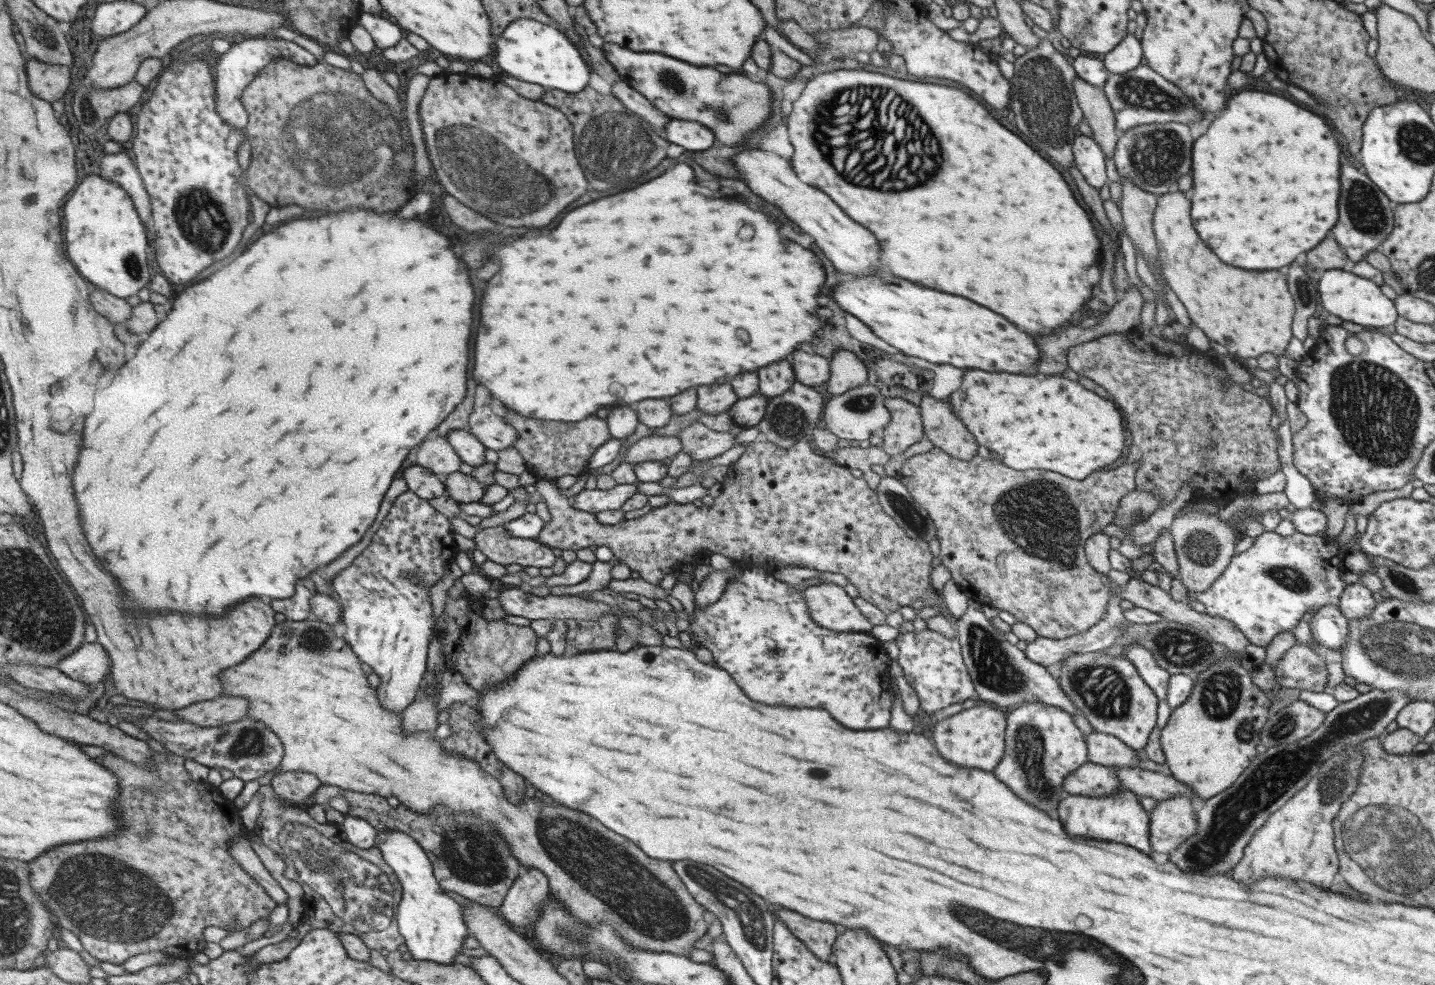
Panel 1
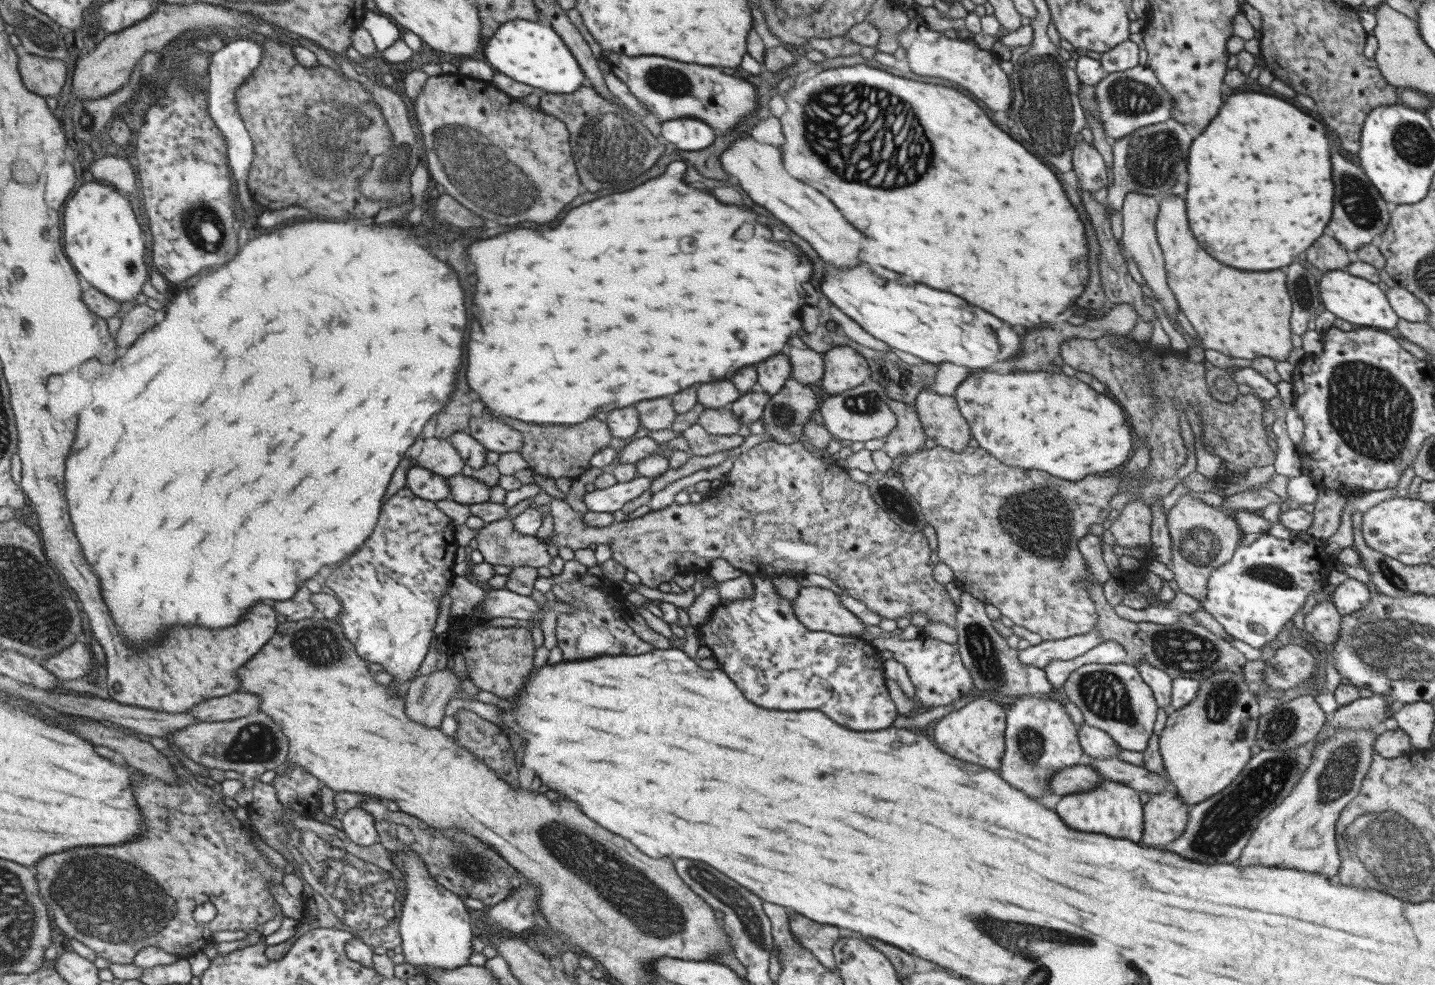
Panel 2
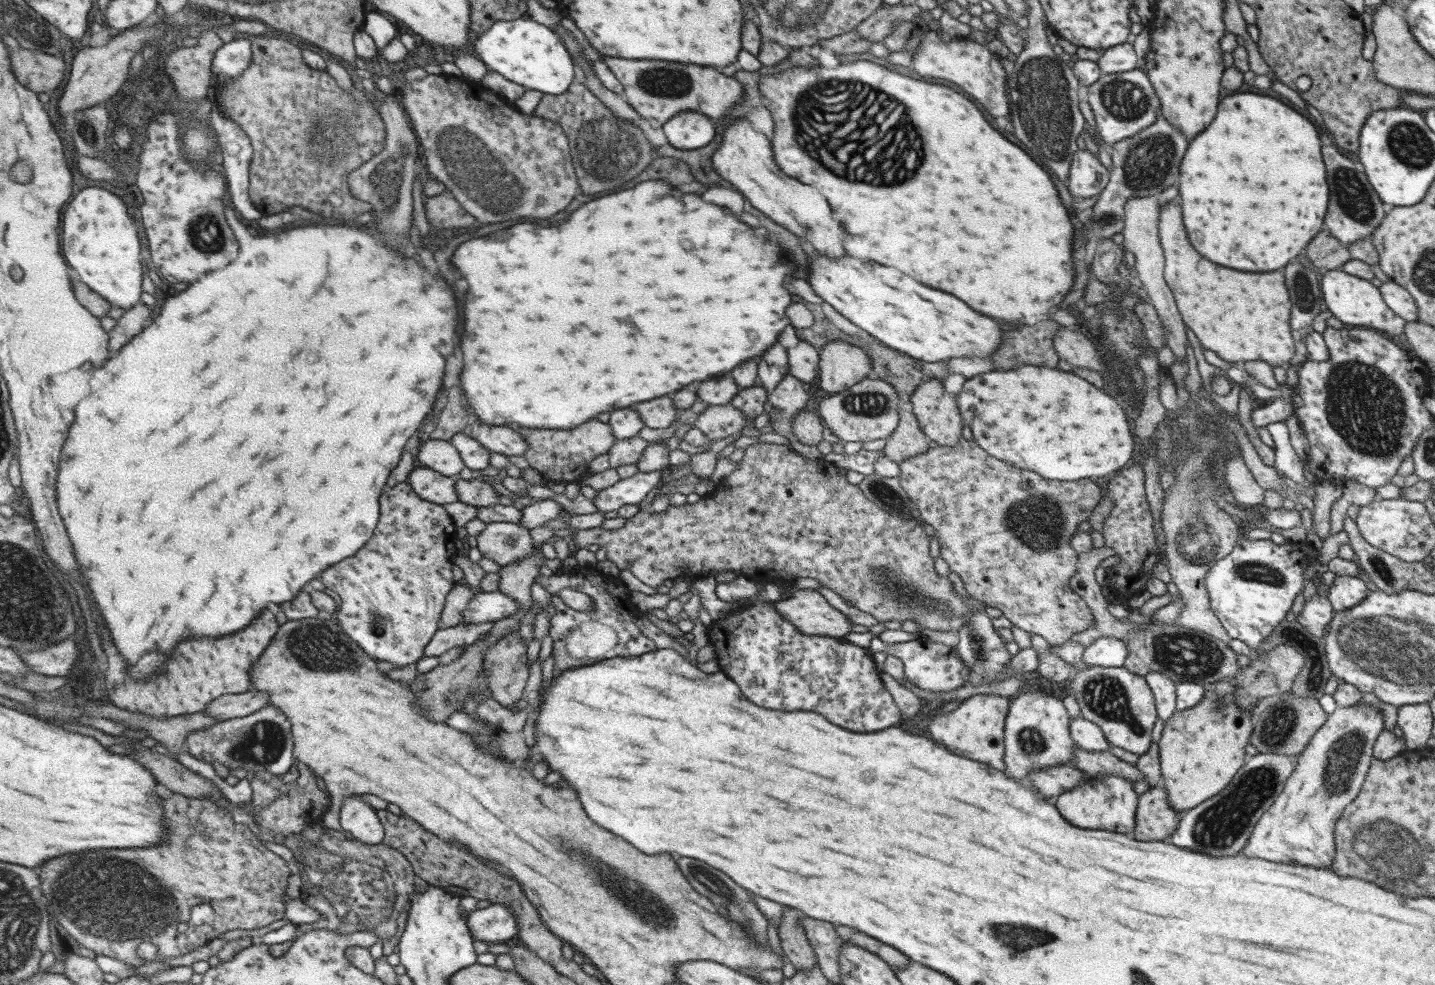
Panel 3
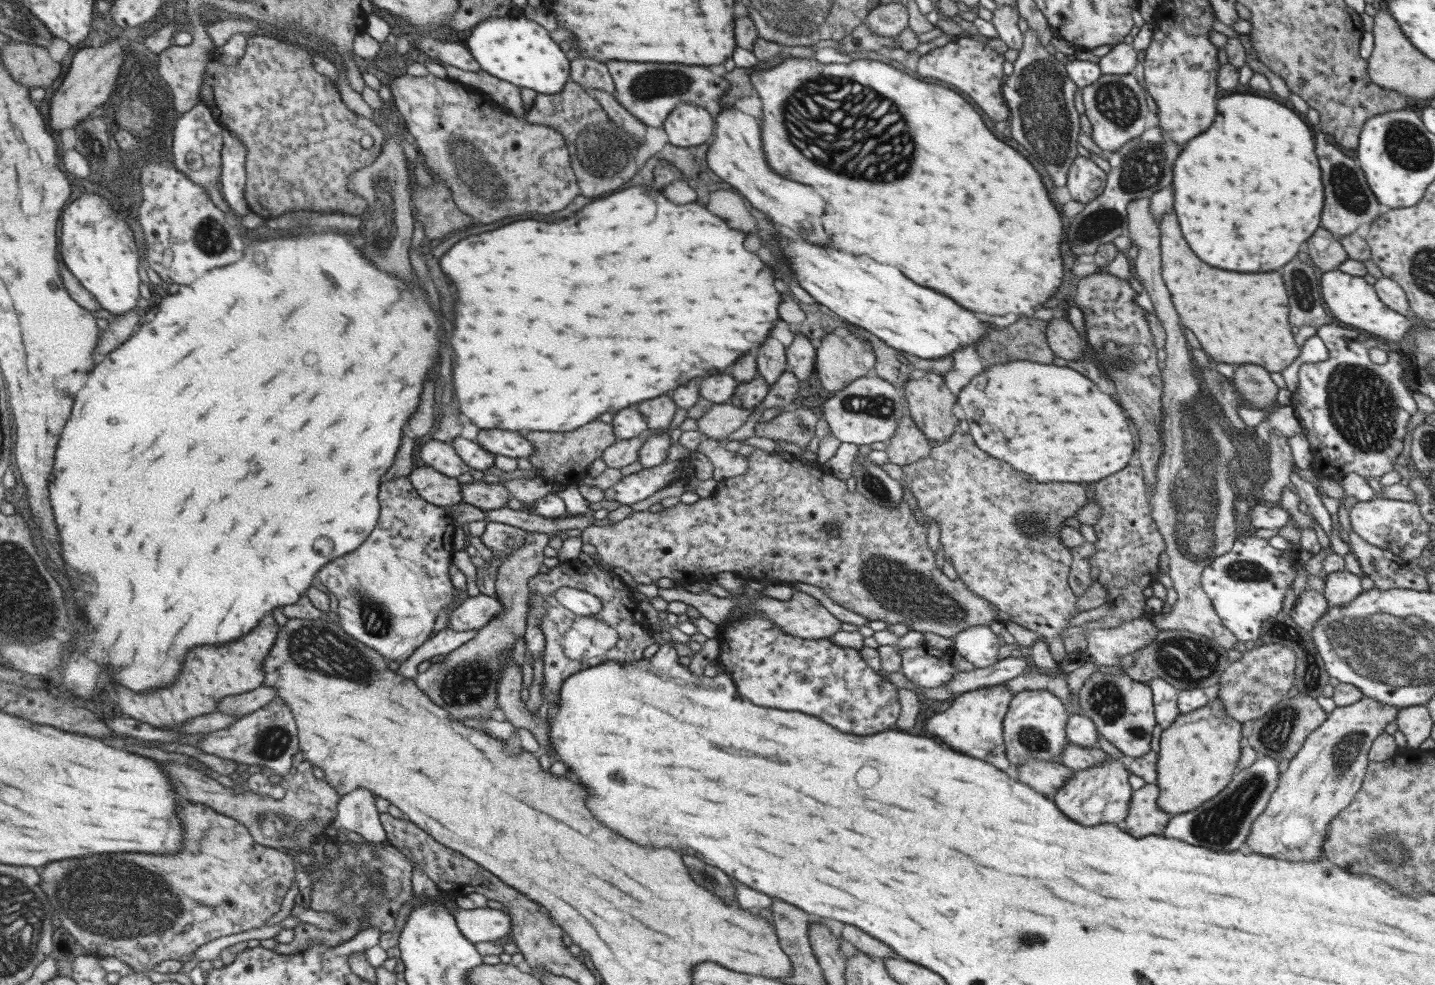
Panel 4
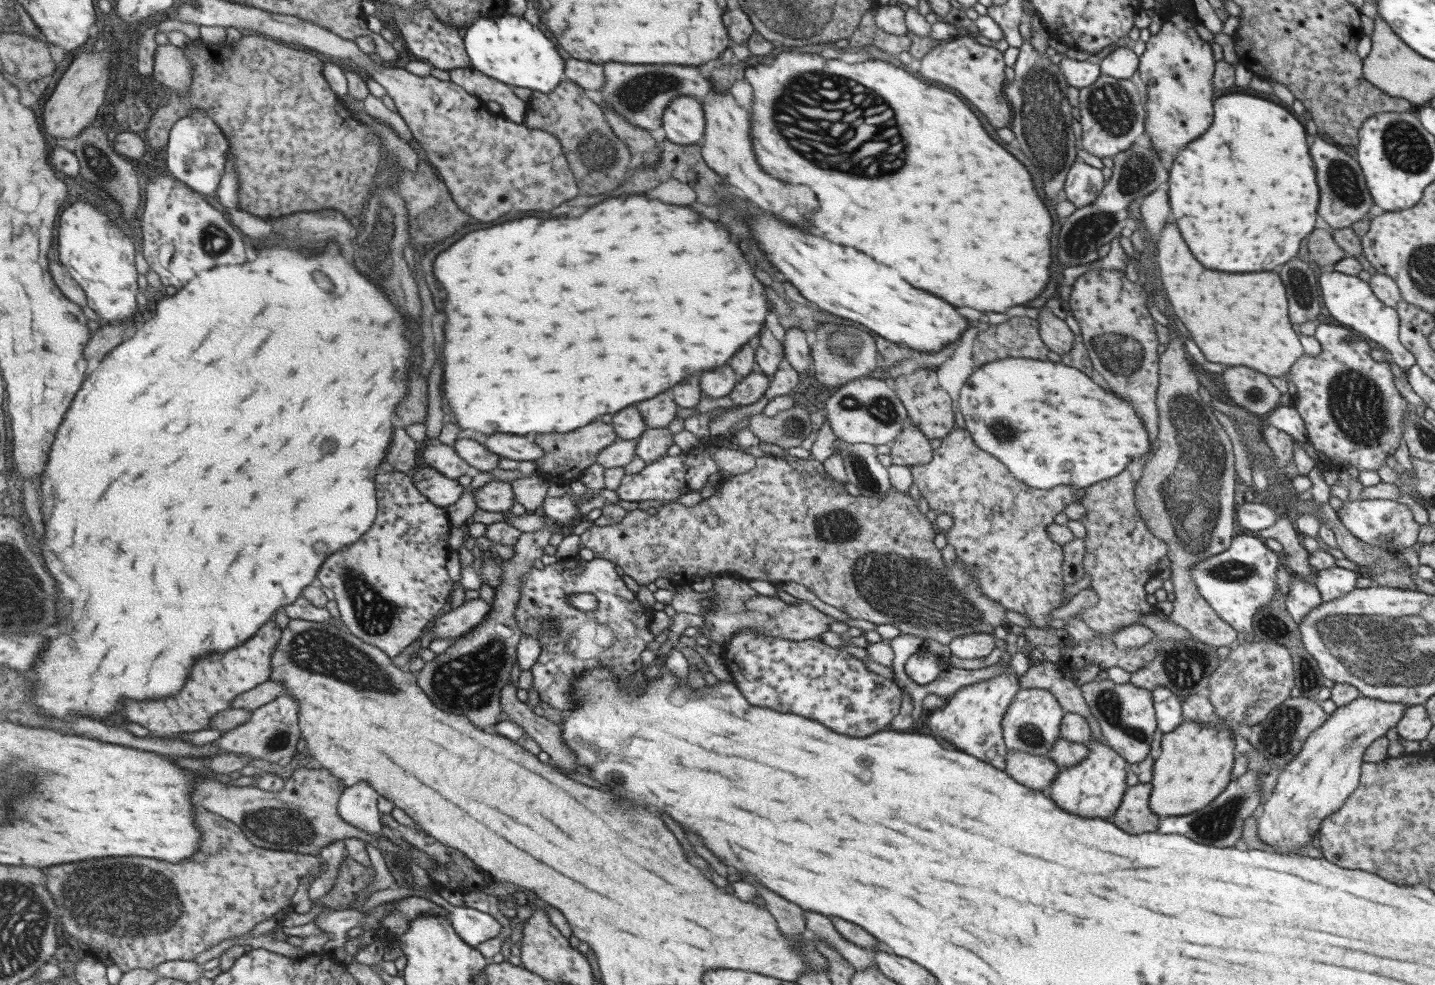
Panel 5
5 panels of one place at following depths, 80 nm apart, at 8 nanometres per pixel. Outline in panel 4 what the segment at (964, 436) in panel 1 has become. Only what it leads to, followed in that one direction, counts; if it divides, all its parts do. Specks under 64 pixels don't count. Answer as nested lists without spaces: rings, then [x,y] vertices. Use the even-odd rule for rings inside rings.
[[[929,372],[919,380],[909,379],[901,394],[907,401],[911,421],[929,440],[945,441],[957,430],[958,419],[951,412],[956,396],[943,384],[941,375]]]

